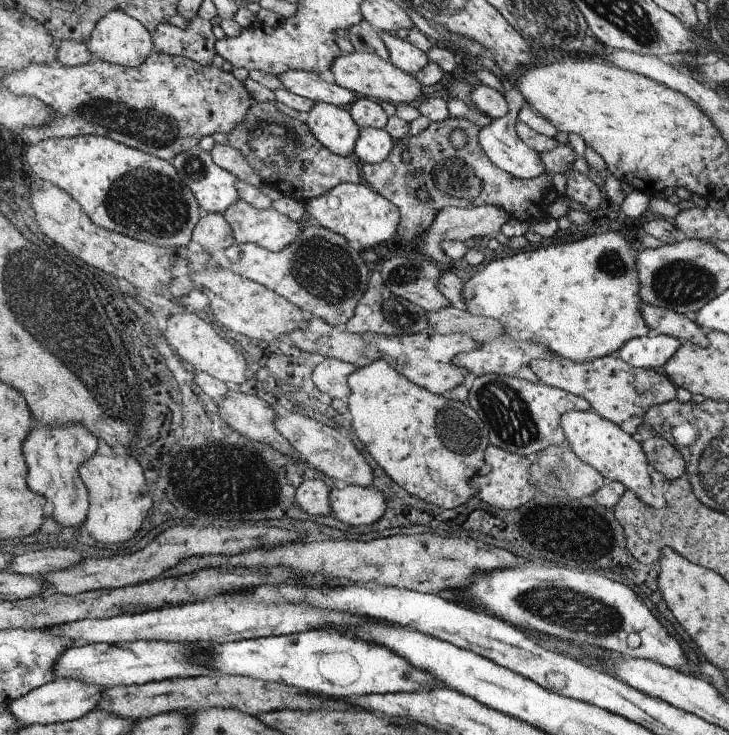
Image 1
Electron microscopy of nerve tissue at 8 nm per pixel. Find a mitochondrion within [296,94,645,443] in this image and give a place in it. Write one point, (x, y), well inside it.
(460, 179)

